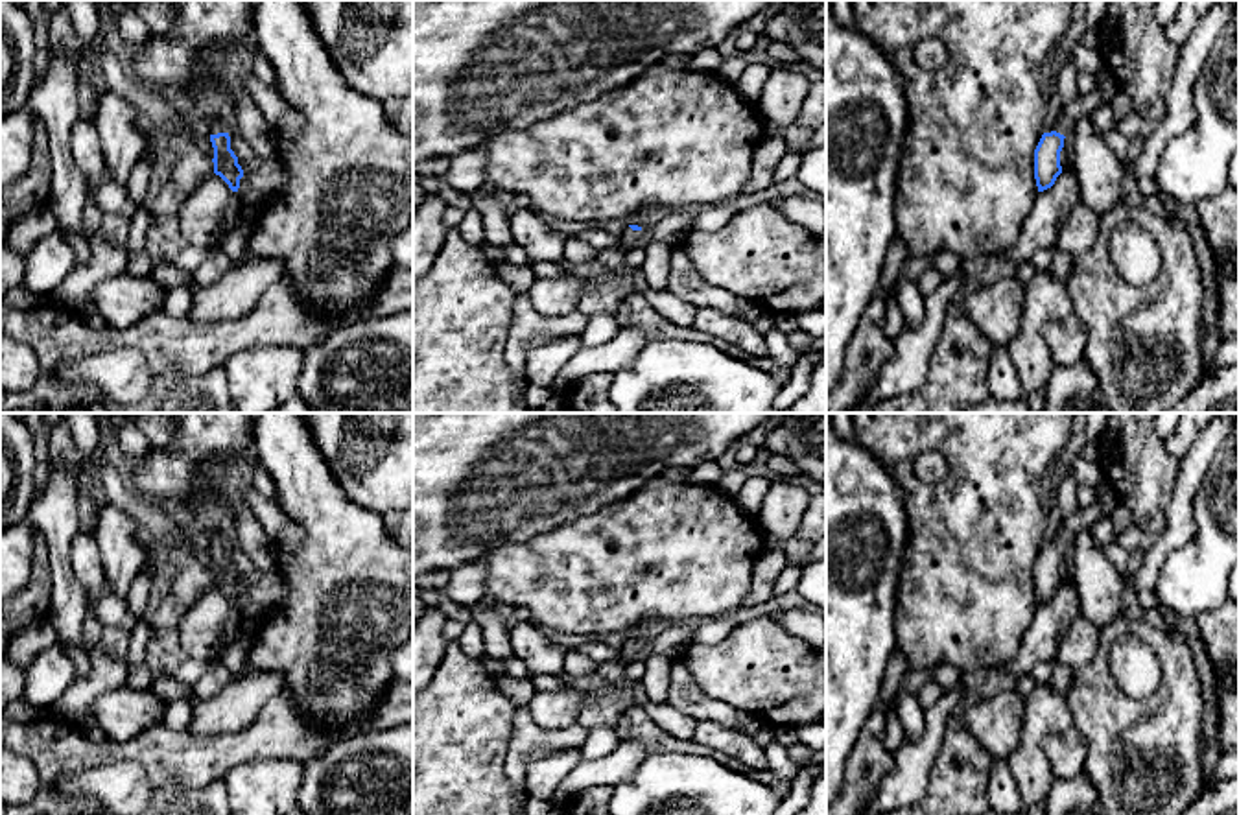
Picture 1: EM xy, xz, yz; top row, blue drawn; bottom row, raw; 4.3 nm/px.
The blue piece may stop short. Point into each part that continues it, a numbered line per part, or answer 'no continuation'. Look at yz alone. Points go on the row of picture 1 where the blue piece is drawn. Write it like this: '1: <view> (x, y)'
1: yz (1085, 104)

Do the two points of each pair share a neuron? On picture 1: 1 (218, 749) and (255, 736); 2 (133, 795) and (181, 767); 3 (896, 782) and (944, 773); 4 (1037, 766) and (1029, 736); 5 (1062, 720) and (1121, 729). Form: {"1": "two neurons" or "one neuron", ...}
{"1": "one neuron", "2": "two neurons", "3": "two neurons", "4": "one neuron", "5": "two neurons"}

